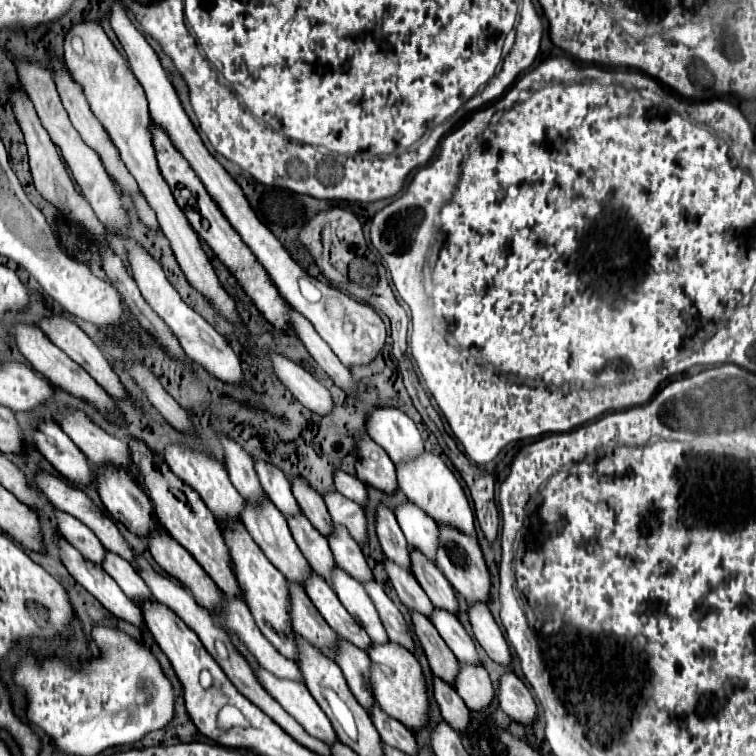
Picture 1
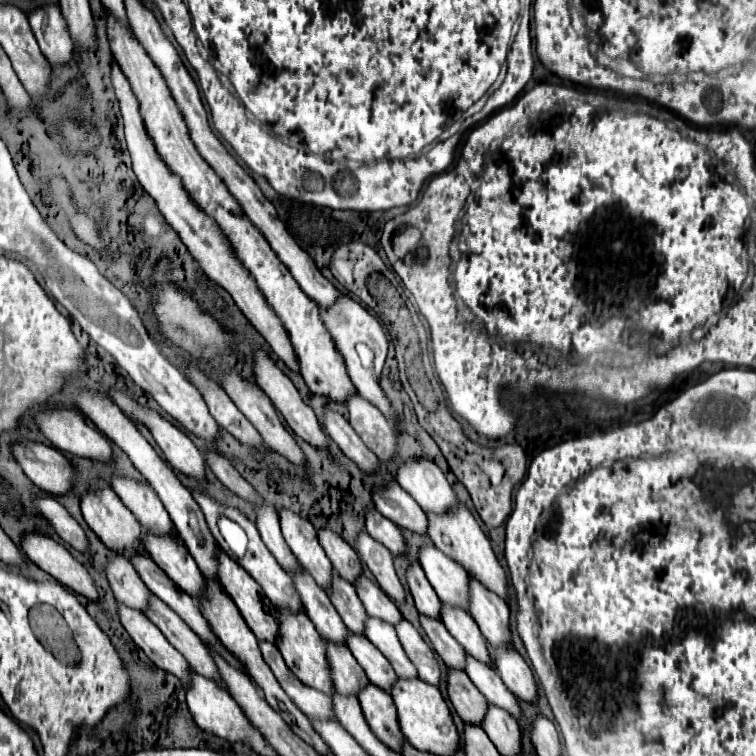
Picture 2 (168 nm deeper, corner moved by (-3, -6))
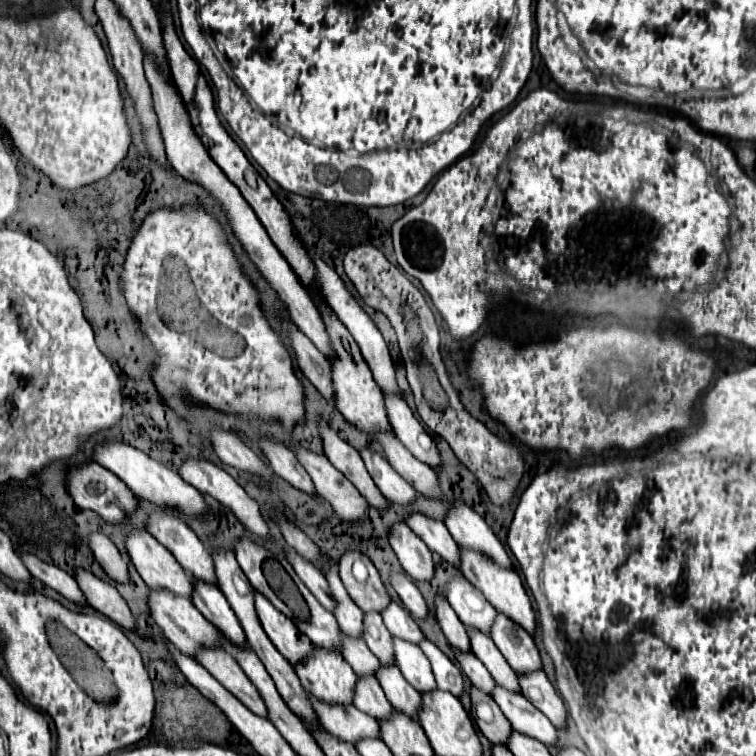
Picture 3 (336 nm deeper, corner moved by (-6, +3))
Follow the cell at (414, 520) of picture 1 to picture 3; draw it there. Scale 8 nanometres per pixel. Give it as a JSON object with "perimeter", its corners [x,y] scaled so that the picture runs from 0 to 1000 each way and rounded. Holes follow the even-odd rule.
{"perimeter":[[[610,758],[591,766],[589,790],[615,827],[647,837],[647,829],[655,819],[655,806],[649,798],[644,798],[642,787],[628,782],[628,776]]]}

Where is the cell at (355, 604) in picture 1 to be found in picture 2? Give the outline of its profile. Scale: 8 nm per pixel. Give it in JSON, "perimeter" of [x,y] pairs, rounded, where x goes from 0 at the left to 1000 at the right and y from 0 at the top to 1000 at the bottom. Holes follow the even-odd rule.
{"perimeter":[[[487,817],[484,844],[513,870],[513,876],[524,886],[526,897],[537,897],[537,899],[553,897],[553,886],[548,884],[548,878],[537,868],[529,847],[524,841],[524,833],[516,825],[511,825],[500,817]]]}

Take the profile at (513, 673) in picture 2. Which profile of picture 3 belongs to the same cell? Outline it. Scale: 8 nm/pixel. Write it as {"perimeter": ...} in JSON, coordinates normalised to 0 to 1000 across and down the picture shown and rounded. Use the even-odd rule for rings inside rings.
{"perimeter":[[[700,888],[692,893],[684,893],[689,917],[716,940],[726,948],[726,954],[734,962],[747,962],[747,933],[739,922],[737,911],[729,906],[724,893],[718,888]]]}

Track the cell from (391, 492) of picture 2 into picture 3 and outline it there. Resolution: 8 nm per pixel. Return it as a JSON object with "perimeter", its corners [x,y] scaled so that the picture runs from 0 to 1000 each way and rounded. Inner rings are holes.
{"perimeter":[[[546,676],[546,679],[536,681],[536,692],[562,716],[562,721],[570,729],[581,731],[594,745],[607,747],[607,739],[602,739],[602,734],[607,734],[604,718],[599,716],[597,705],[591,702],[591,697],[581,687],[560,681],[557,676]]]}

